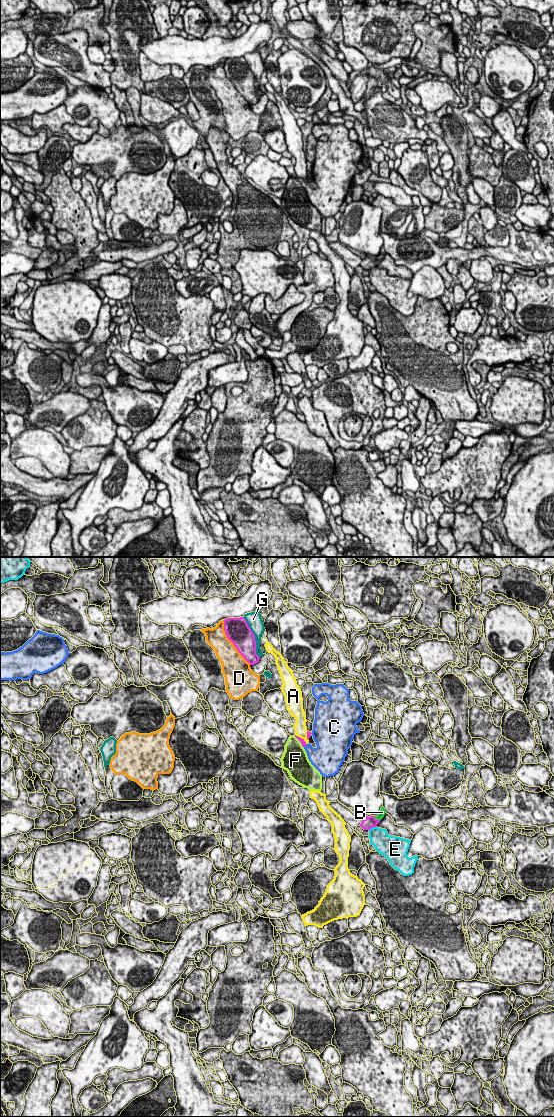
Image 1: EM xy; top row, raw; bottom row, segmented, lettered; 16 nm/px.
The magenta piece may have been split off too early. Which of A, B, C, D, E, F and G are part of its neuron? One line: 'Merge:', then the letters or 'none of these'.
Merge: B

